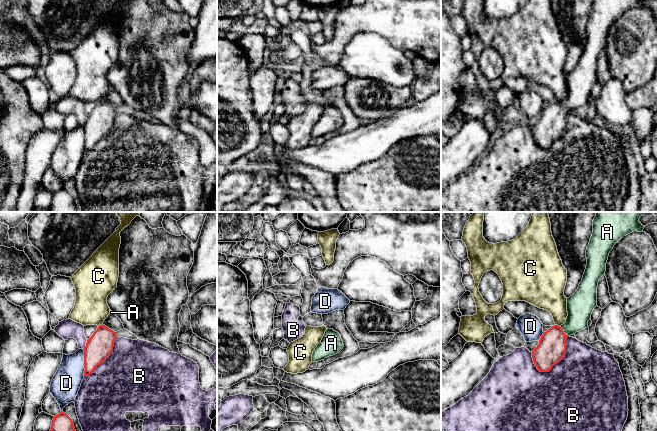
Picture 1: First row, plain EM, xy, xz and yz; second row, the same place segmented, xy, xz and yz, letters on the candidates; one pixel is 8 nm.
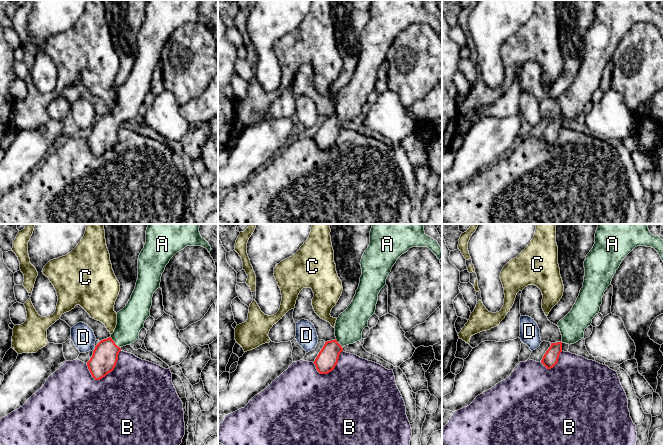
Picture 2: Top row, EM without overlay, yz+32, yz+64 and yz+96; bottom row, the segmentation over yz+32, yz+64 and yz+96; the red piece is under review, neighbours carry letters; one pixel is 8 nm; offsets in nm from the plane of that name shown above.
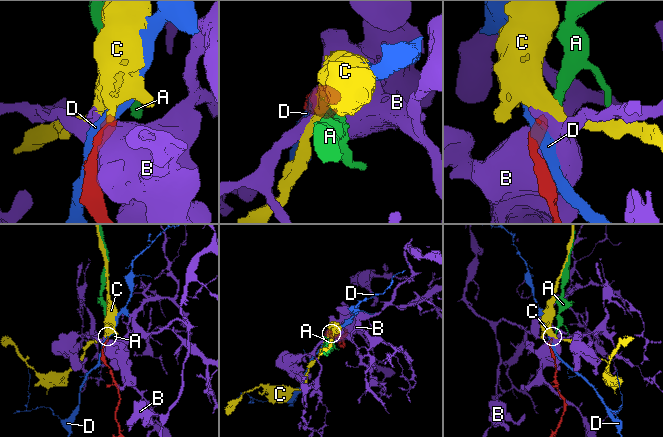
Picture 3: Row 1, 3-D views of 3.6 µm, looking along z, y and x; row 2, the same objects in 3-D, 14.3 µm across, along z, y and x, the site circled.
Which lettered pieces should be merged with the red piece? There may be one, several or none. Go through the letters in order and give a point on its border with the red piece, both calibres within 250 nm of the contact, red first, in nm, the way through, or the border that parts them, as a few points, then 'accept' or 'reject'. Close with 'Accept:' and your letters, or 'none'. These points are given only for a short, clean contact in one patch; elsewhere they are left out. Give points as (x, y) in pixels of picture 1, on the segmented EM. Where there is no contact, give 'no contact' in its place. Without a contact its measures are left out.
A: yz (563, 331) | 220/220 nm | across yz (551, 349), (553, 341), (563, 331), (578, 316), (580, 306) | accept
B: yz (562, 358) | 220/500 nm | reject
C: xy (100, 325) | 220/260 nm | along xy (102, 323), (98, 326) | reject
D: xy (84, 362) | 220/220 nm | reject
Accept: A

